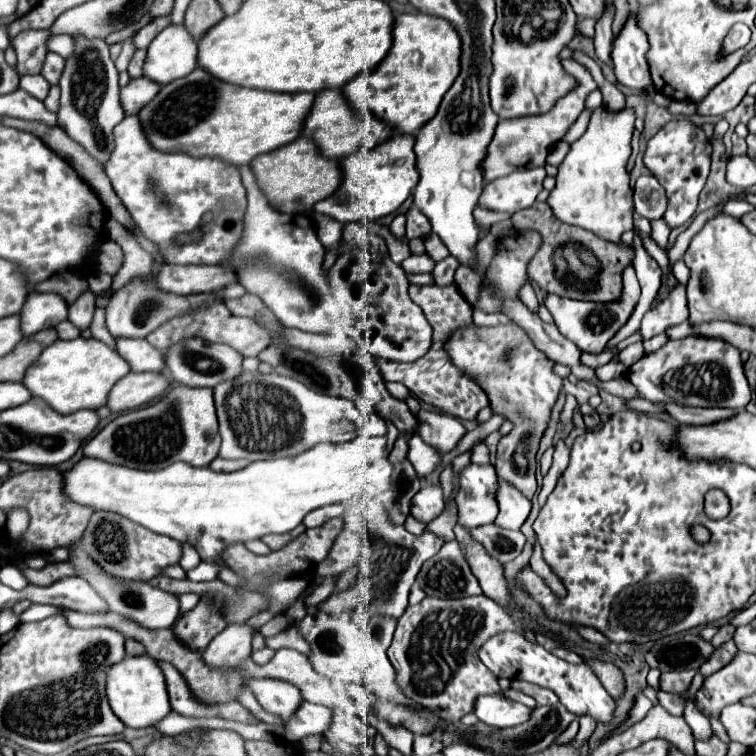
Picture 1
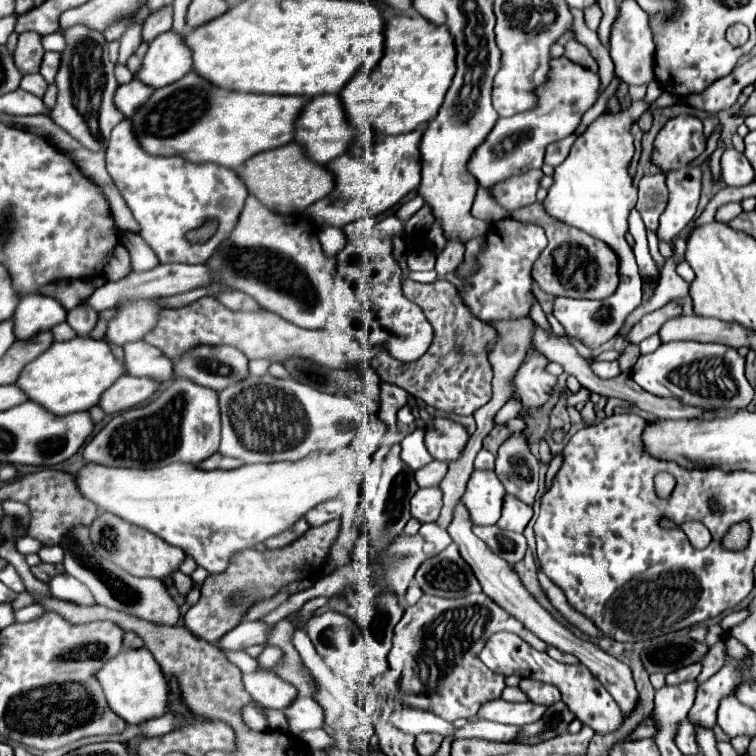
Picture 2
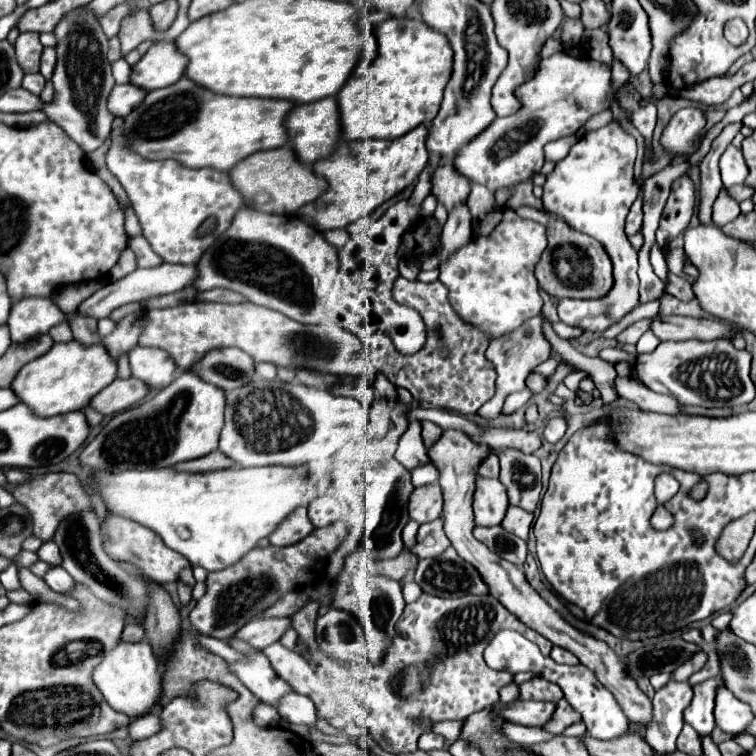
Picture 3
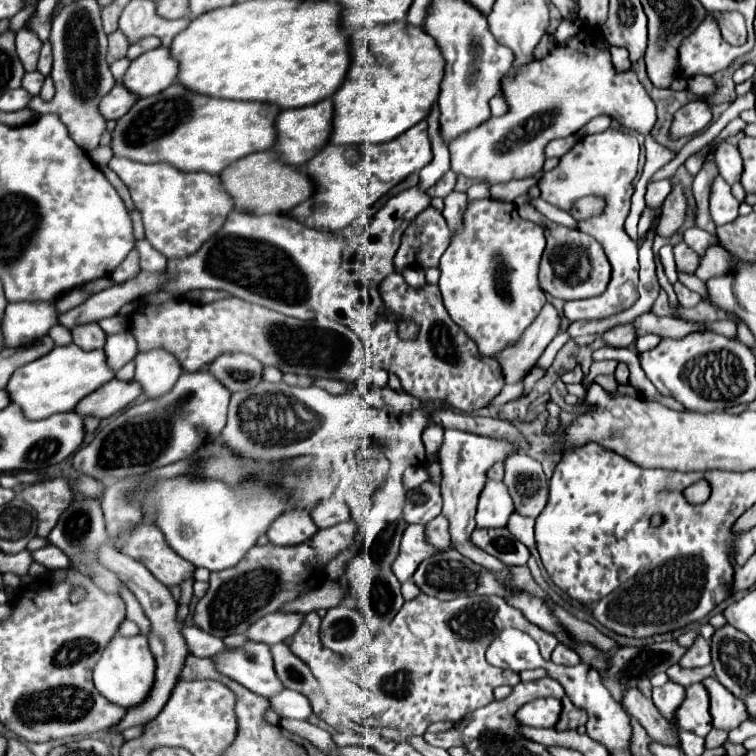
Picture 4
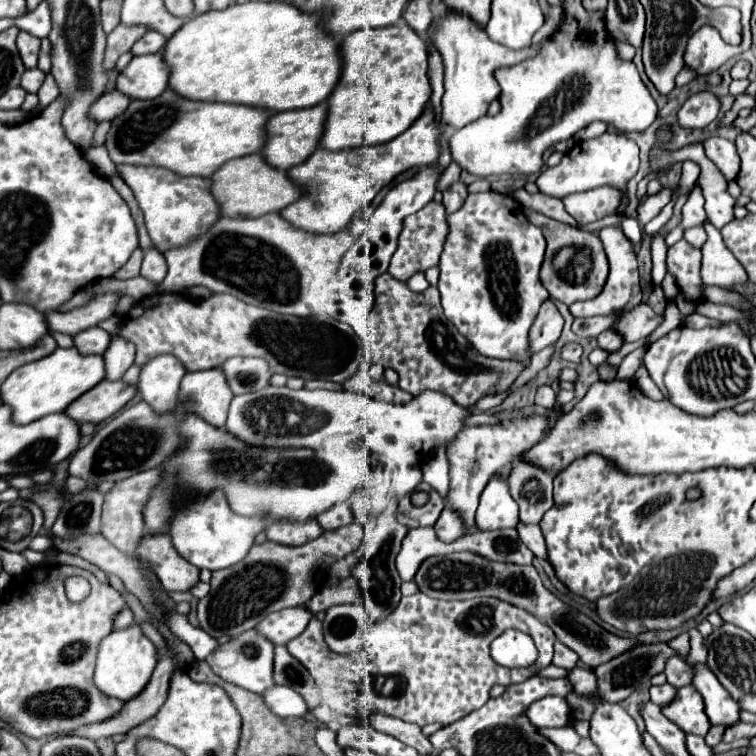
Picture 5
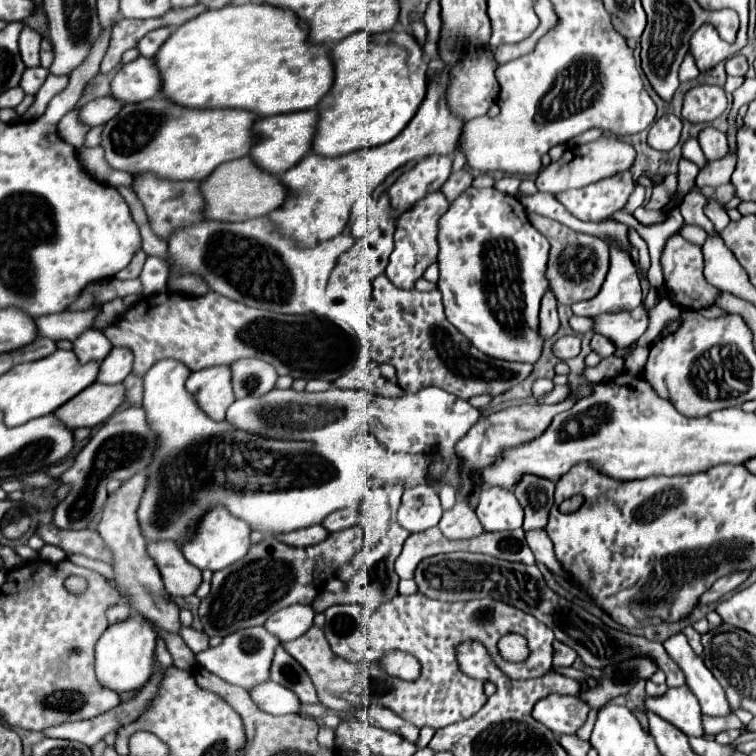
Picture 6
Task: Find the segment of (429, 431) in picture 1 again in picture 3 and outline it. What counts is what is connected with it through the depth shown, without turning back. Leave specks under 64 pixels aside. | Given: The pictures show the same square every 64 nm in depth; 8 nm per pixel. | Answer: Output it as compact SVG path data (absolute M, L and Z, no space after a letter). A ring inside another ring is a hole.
M444 430L442 438L430 448L430 460L434 462L434 466L440 472L440 488L444 494L444 532L448 536L448 540L452 542L454 550L468 560L470 564L474 564L478 568L478 572L484 576L484 580L488 580L488 588L492 588L492 596L496 596L512 614L516 614L526 626L534 628L536 632L540 632L544 638L552 640L556 646L570 650L574 656L578 656L578 660L588 666L592 672L596 672L600 684L604 684L616 698L616 702L620 704L622 712L628 716L630 722L640 722L644 726L648 726L654 718L652 714L652 702L650 698L636 686L636 682L628 680L628 676L624 676L624 662L614 654L614 650L608 648L606 642L600 642L592 636L584 636L582 632L578 632L574 626L570 626L524 578L524 572L506 562L504 558L496 556L494 552L490 552L488 548L484 548L482 542L478 542L472 536L472 528L474 524L474 510L472 510L472 500L474 500L474 492L476 492L476 480L478 480L478 468L480 464L492 454L492 448L486 444L478 444L474 440L470 440L464 432L460 430Z

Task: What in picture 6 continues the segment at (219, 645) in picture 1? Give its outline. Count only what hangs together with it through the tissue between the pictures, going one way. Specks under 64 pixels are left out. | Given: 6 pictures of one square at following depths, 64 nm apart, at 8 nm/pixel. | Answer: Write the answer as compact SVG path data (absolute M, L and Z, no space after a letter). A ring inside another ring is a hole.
M294 604L288 608L282 608L280 612L272 614L266 620L266 630L272 632L274 636L280 638L280 642L288 642L294 640L298 636L302 636L304 632L308 632L312 628L312 620L314 620L314 608L312 606L302 606L302 604Z

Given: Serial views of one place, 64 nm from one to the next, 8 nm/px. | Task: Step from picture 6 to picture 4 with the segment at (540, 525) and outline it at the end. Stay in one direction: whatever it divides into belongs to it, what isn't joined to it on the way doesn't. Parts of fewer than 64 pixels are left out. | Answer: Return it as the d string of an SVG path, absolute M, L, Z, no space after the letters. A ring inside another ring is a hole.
M526 454L510 456L506 460L504 484L508 486L518 514L538 518L538 514L546 508L550 486L538 460Z

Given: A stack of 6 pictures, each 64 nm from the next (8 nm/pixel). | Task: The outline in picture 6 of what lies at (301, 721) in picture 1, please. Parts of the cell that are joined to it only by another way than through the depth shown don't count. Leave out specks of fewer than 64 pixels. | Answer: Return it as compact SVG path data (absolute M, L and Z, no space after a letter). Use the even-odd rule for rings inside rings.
M266 680L262 684L256 684L254 688L248 690L252 700L256 700L258 708L268 712L268 714L298 714L300 700L296 694L282 684L276 684L272 680Z

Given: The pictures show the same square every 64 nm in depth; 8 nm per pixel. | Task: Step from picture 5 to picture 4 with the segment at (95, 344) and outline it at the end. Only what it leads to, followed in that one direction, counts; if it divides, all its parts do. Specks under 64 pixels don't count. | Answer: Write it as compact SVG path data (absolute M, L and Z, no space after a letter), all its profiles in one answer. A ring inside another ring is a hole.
M84 324L82 328L74 328L72 338L82 350L102 350L106 344L106 334L98 324Z

